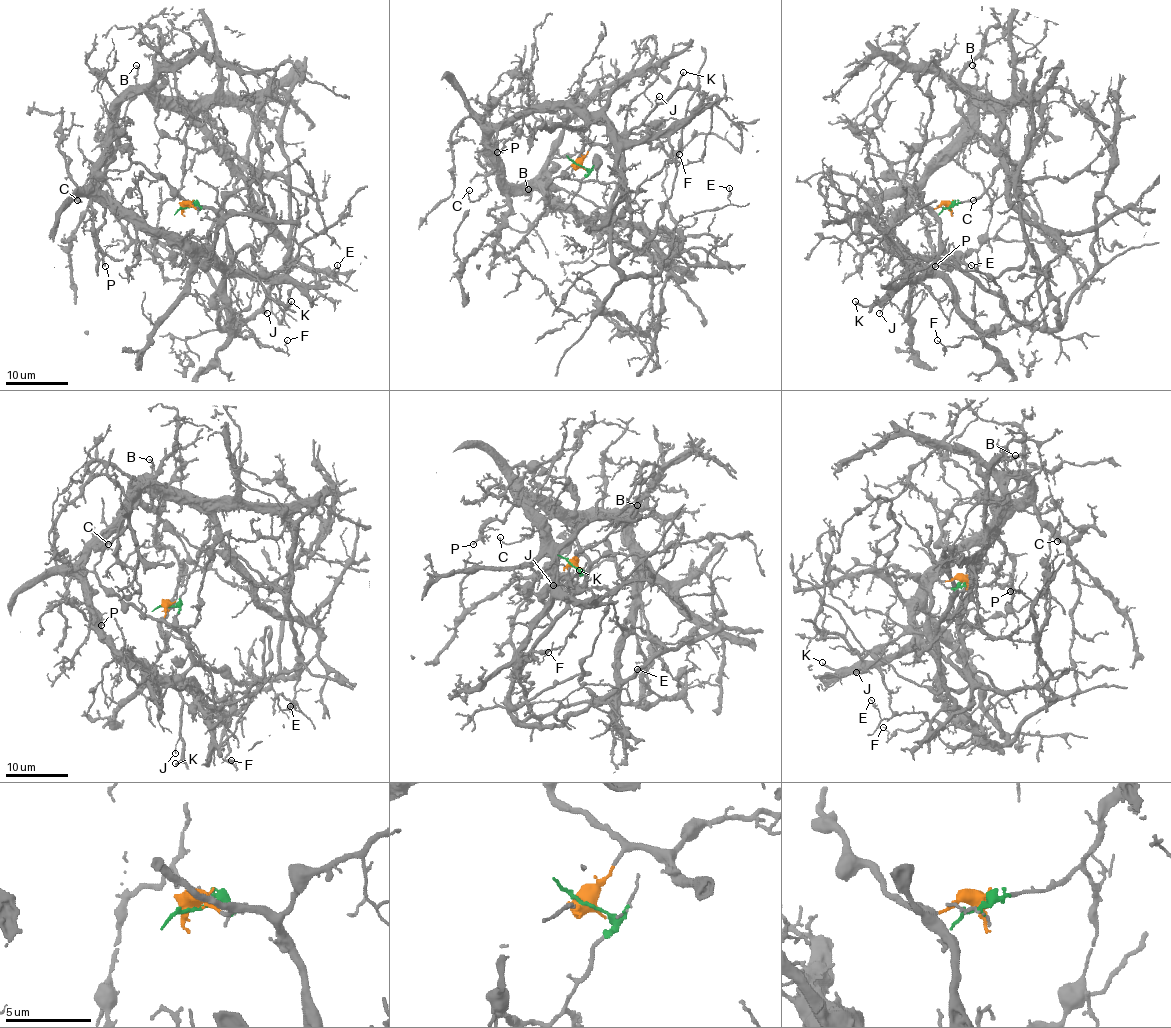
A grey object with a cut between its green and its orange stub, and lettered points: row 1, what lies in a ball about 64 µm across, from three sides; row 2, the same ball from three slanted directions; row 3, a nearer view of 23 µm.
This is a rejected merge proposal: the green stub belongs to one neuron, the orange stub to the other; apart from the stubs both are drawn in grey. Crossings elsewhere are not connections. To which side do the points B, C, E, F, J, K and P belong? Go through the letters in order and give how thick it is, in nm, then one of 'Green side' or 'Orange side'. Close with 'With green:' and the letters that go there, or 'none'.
B: Thickness 150 nm. Green side
C: Thickness 140 nm. Green side
E: Thickness 90 nm. Orange side
F: Thickness 80 nm. Orange side
J: Thickness 100 nm. Orange side
K: Thickness 190 nm. Orange side
P: Thickness 240 nm. Green side
With green: B, C, P

